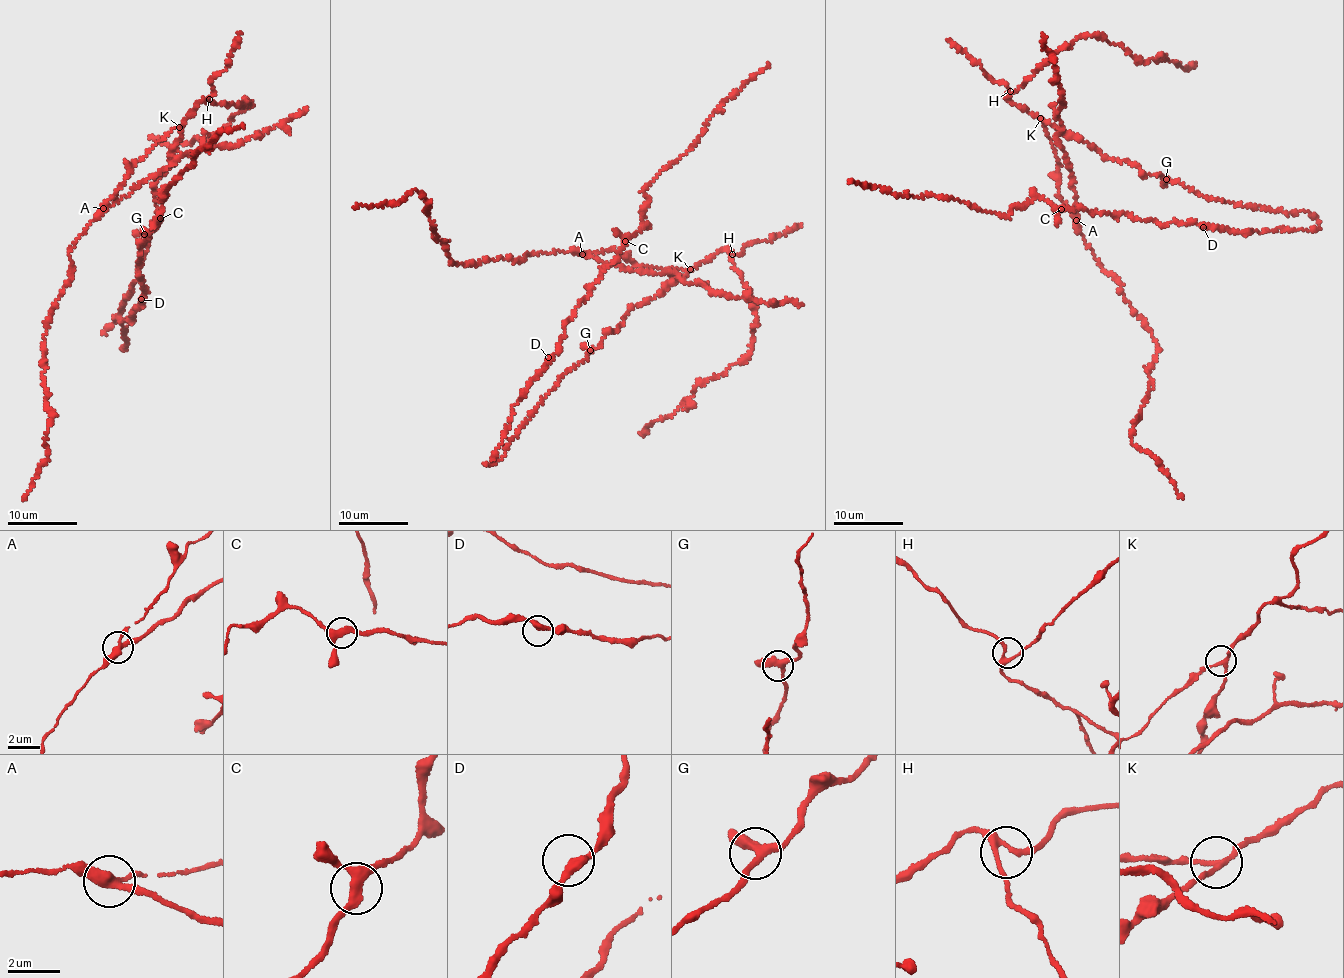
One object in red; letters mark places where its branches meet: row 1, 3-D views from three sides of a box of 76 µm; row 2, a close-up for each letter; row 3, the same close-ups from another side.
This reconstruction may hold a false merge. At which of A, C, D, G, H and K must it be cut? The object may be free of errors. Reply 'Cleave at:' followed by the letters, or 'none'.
Cleave at: A

